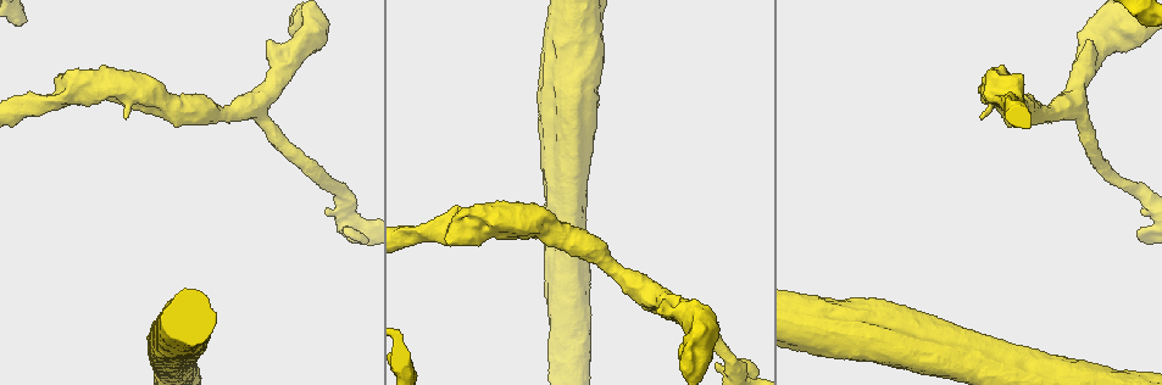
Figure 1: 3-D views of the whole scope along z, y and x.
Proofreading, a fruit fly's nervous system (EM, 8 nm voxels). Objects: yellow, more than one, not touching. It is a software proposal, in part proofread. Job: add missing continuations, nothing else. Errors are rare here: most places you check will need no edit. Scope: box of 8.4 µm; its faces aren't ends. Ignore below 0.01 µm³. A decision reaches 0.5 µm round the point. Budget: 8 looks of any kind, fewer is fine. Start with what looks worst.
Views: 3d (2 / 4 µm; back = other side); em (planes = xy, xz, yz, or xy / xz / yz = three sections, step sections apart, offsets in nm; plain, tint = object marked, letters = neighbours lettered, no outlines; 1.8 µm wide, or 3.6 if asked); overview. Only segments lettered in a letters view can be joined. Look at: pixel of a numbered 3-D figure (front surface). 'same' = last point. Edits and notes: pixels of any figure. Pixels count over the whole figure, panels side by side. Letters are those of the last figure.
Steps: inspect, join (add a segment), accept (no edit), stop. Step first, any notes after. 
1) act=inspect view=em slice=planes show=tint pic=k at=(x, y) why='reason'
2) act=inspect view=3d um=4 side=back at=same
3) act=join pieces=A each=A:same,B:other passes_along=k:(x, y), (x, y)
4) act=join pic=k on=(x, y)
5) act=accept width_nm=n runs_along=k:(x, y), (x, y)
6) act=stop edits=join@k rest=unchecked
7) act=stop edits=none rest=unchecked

act=inspect view=em slice=xz step=4 show=tint pic=1 at=(355, 235) why='free end'

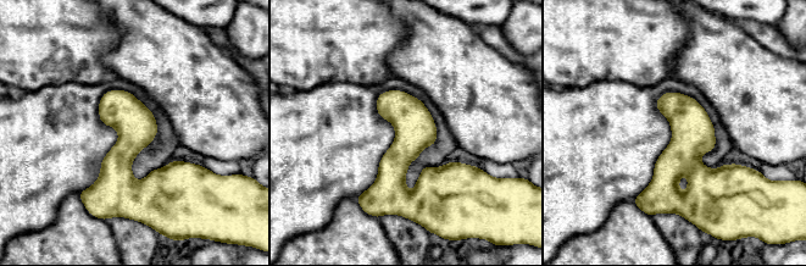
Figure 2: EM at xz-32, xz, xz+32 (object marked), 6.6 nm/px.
act=inspect view=em slice=planes show=tint at=same

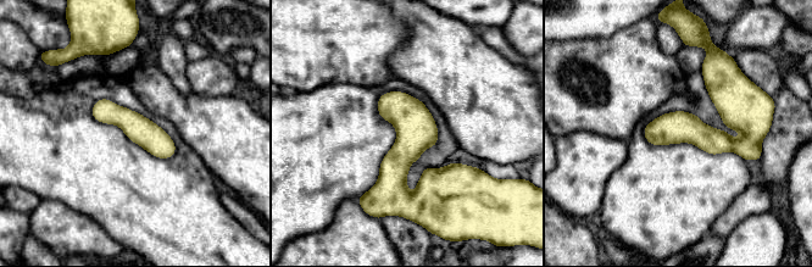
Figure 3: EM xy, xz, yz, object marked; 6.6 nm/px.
act=inspect view=em slice=planes show=letters at=same

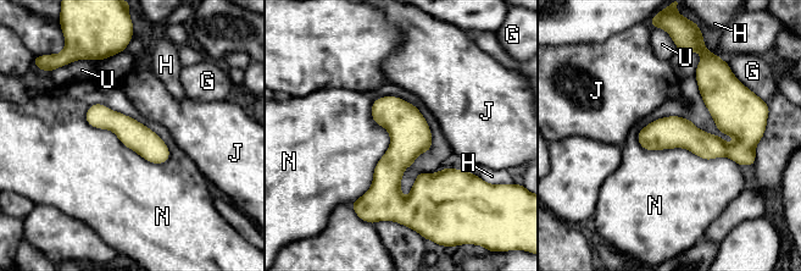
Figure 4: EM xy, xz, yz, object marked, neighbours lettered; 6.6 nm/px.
act=accept each=G:other,H:other,J:other,N:other,U:other found='no lettered segment goes on from it'

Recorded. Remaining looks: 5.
act=inspect view=3d um=4 side=back pic=1 at=(126, 113) why='thick end'

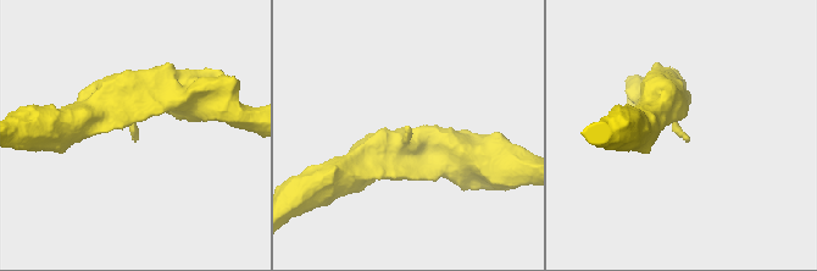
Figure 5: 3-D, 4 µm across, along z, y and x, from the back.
act=inspect view=em slice=xy step=16 show=letters pic=5 at=(409, 129) why='now the EM'

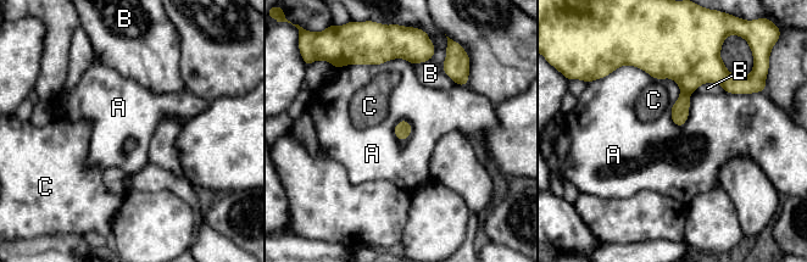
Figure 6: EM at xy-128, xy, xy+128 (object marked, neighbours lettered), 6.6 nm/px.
act=accept each=A:other,B:other,C:other border=6:(664, 77), (682, 127) found='no lettered segment goes on from it'

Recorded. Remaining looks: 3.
act=inspect view=em um=3.6 slice=planes show=plain pic=1 at=(681, 310) why='branch point'

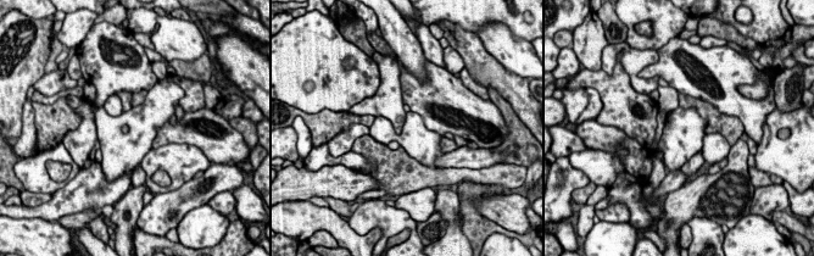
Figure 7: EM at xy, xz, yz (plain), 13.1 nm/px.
act=inspect view=em um=3.6 slice=planes show=letters at=same why='what lies round it'

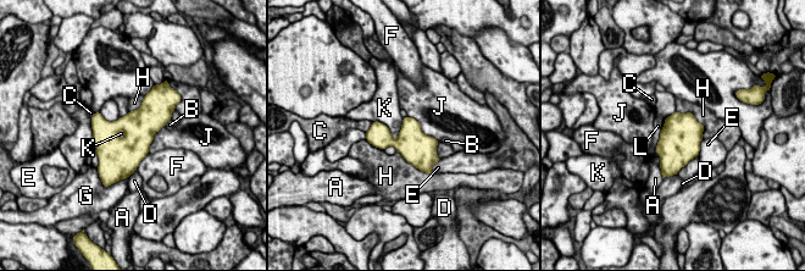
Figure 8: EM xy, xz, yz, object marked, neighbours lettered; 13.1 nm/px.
act=accept longest_contact=J:550nm each=A:other,B:other,C:other,D:other,E:other,F:other,G:other,H:other,J:other,K:other,L:other border=8:(404, 117), (394, 138), (372, 121) found='no lettered segment goes on from it'

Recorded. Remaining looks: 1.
act=stop edits=none rest=unchecked

